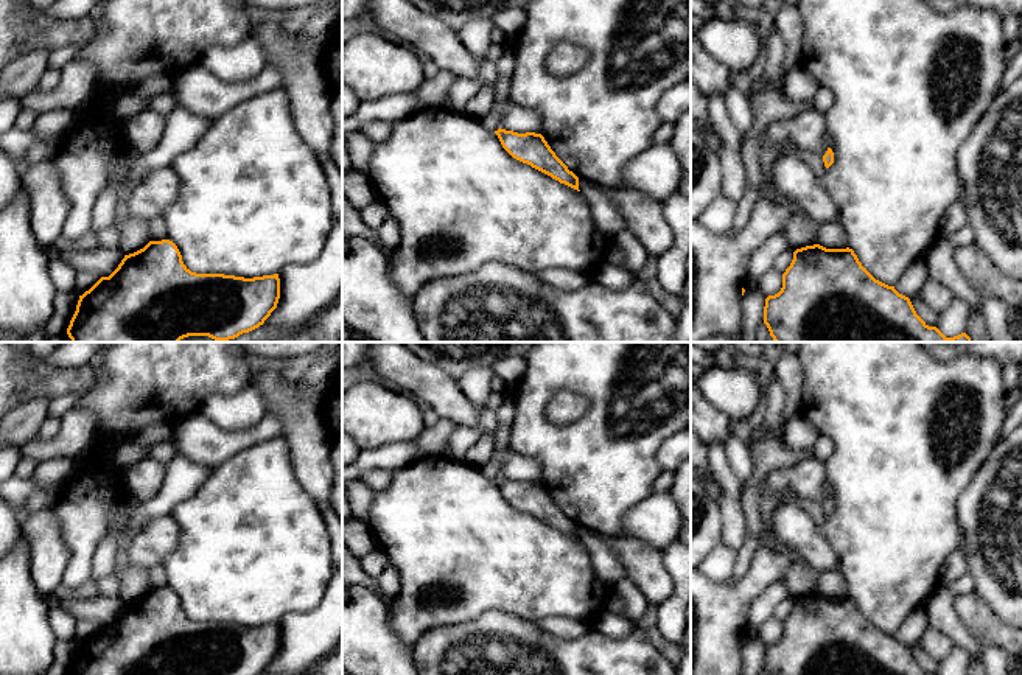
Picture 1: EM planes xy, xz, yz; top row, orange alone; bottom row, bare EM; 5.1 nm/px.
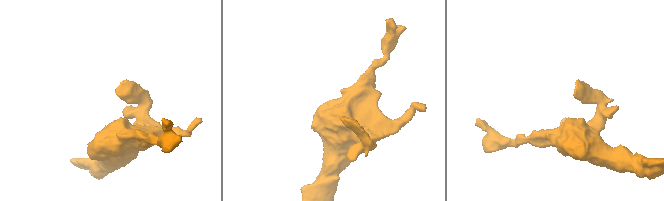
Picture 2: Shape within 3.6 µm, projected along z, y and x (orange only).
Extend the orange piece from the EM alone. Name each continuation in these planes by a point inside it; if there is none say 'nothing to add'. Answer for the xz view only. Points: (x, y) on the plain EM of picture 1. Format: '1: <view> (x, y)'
1: xz (492, 468)

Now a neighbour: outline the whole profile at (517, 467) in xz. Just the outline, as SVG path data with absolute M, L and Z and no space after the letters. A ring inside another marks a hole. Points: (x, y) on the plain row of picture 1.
M507 454L501 462L501 477L513 479L518 482L526 481L541 481L541 470L537 460L521 456L521 454Z

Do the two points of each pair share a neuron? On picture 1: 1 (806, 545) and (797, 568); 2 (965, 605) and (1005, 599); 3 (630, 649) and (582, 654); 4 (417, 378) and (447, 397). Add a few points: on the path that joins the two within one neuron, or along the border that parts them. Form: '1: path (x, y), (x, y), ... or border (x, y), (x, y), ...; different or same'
1: border (797, 551), (817, 571); different
2: border (974, 591), (1005, 622); different
3: path (618, 654), (594, 654); same
4: path (425, 380), (439, 391); same

